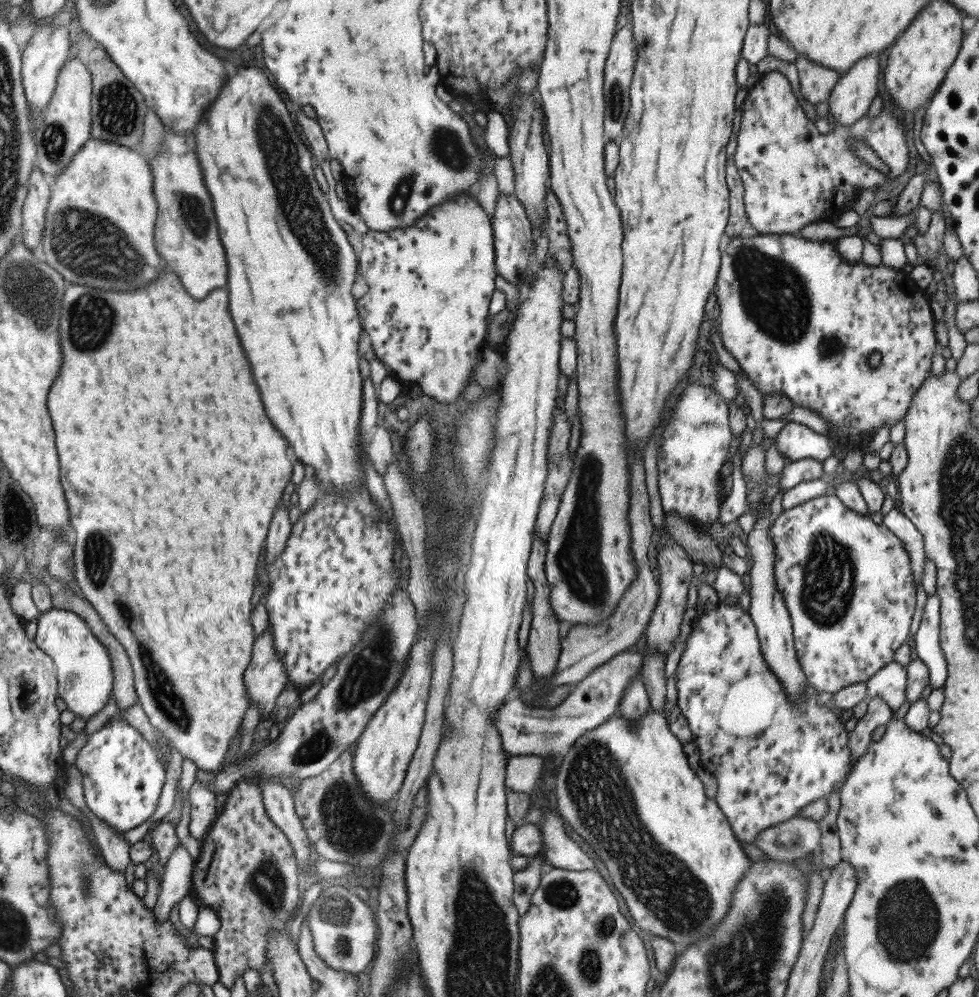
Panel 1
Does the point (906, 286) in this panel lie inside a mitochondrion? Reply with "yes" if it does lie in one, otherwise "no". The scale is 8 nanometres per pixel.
no

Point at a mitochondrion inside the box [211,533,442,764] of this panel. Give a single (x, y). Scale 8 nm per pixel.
(367, 673)

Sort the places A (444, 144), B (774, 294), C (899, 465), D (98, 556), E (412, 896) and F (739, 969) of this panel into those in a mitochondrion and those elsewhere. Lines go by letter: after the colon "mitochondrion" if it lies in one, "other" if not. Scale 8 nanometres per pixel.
A: mitochondrion
B: mitochondrion
C: other
D: mitochondrion
E: other
F: mitochondrion

